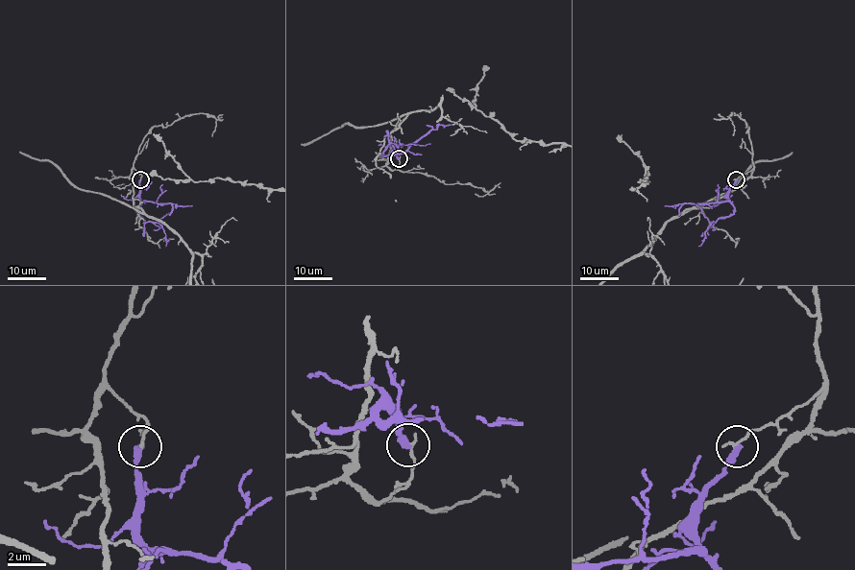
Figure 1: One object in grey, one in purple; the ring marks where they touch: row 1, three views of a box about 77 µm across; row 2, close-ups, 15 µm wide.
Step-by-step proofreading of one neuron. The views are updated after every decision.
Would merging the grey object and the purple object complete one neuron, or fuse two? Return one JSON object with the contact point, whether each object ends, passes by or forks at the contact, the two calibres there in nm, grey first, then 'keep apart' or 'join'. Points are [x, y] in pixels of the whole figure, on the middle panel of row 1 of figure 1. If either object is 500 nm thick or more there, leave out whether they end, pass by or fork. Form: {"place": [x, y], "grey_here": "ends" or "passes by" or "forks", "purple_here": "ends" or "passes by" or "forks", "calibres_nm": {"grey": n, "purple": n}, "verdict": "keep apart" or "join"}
{"place": [399, 158], "grey_here": "ends", "purple_here": "ends", "calibres_nm": {"grey": 130, "purple": 280}, "verdict": "keep apart"}

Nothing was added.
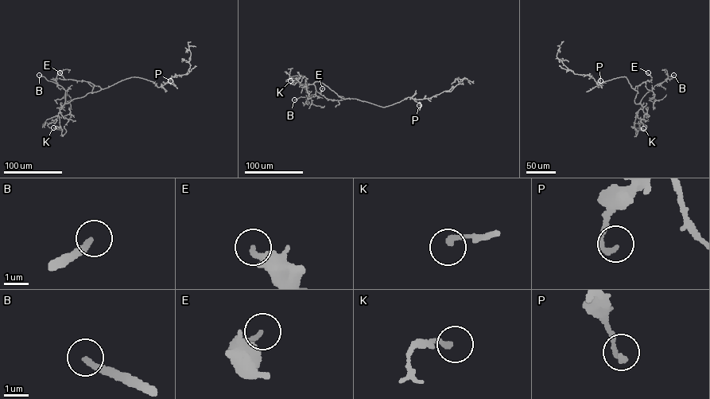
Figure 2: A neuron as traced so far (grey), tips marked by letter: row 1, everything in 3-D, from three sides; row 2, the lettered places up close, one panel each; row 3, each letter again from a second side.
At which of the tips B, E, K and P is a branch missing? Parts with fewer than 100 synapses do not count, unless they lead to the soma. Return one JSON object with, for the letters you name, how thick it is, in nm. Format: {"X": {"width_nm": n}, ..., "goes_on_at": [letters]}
{"B": {"width_nm": 260}, "goes_on_at": ["B"]}

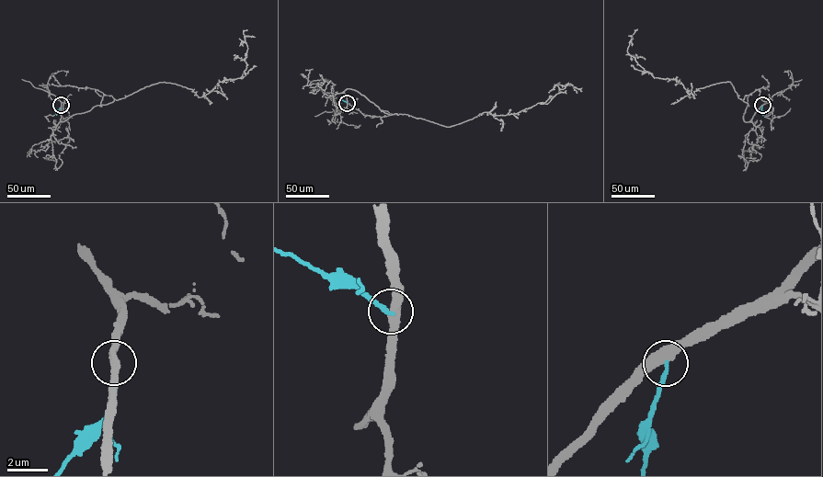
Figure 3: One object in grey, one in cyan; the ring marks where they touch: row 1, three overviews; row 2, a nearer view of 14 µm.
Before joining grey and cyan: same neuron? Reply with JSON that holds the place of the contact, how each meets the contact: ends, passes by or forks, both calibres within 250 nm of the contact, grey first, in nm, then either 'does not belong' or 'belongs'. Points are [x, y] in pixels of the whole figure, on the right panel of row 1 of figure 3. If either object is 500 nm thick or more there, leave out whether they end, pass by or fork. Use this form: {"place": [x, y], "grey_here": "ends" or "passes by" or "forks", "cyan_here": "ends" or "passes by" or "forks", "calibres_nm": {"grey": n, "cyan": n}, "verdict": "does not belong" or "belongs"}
{"place": [762, 105], "grey_here": "passes by", "cyan_here": "ends", "calibres_nm": {"grey": 400, "cyan": 180}, "verdict": "does not belong"}

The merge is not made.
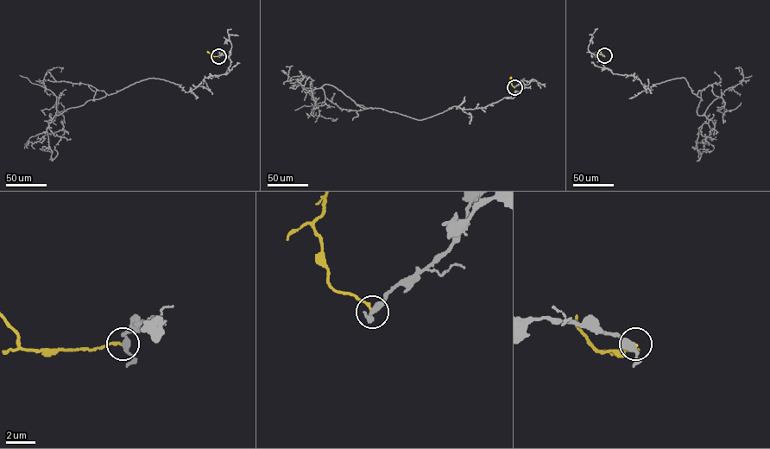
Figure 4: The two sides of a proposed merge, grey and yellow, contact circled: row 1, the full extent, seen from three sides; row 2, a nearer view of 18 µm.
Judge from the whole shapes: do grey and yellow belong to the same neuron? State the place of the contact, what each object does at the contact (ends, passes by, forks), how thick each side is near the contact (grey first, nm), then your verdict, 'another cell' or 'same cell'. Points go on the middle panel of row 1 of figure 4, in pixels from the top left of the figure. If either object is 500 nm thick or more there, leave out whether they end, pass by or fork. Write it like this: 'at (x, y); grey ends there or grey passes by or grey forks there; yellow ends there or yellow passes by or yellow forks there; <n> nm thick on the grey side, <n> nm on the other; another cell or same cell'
at (514, 87); grey passes by; yellow ends there; 360 nm thick on the grey side, 200 nm on the other; another cell

